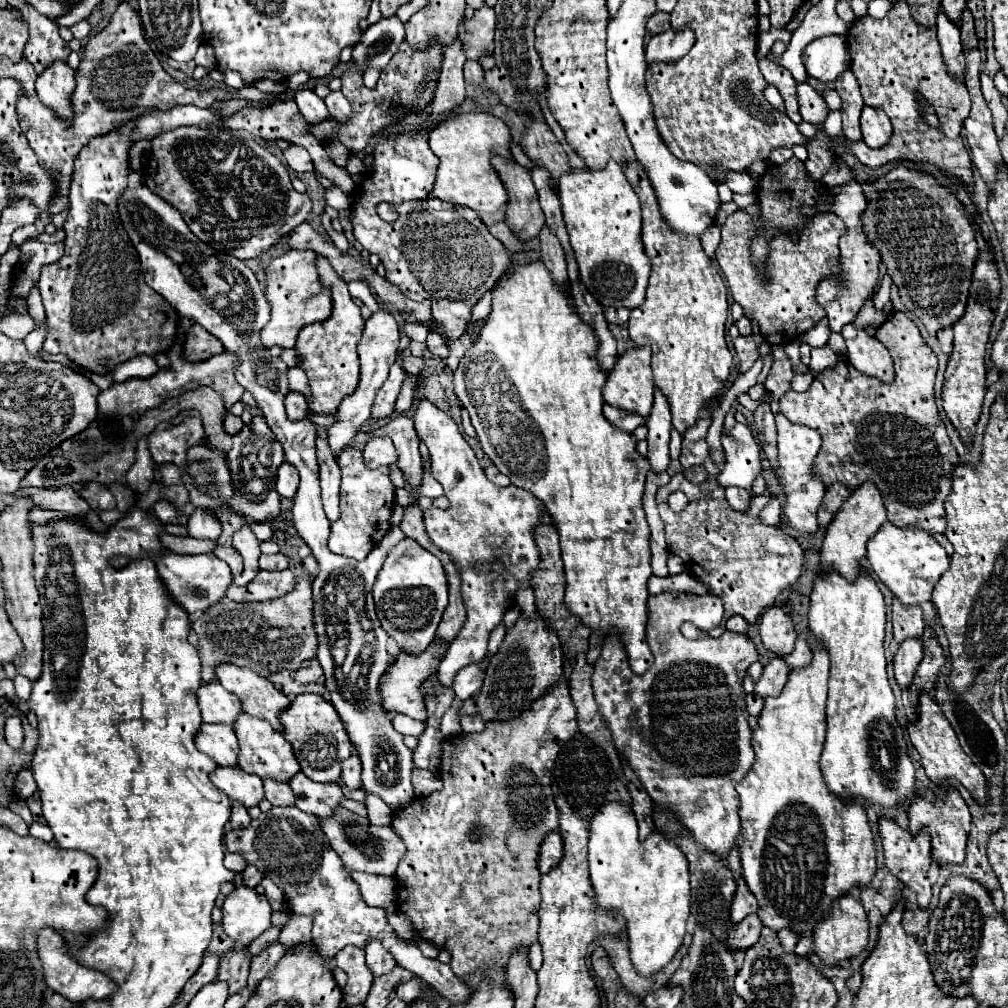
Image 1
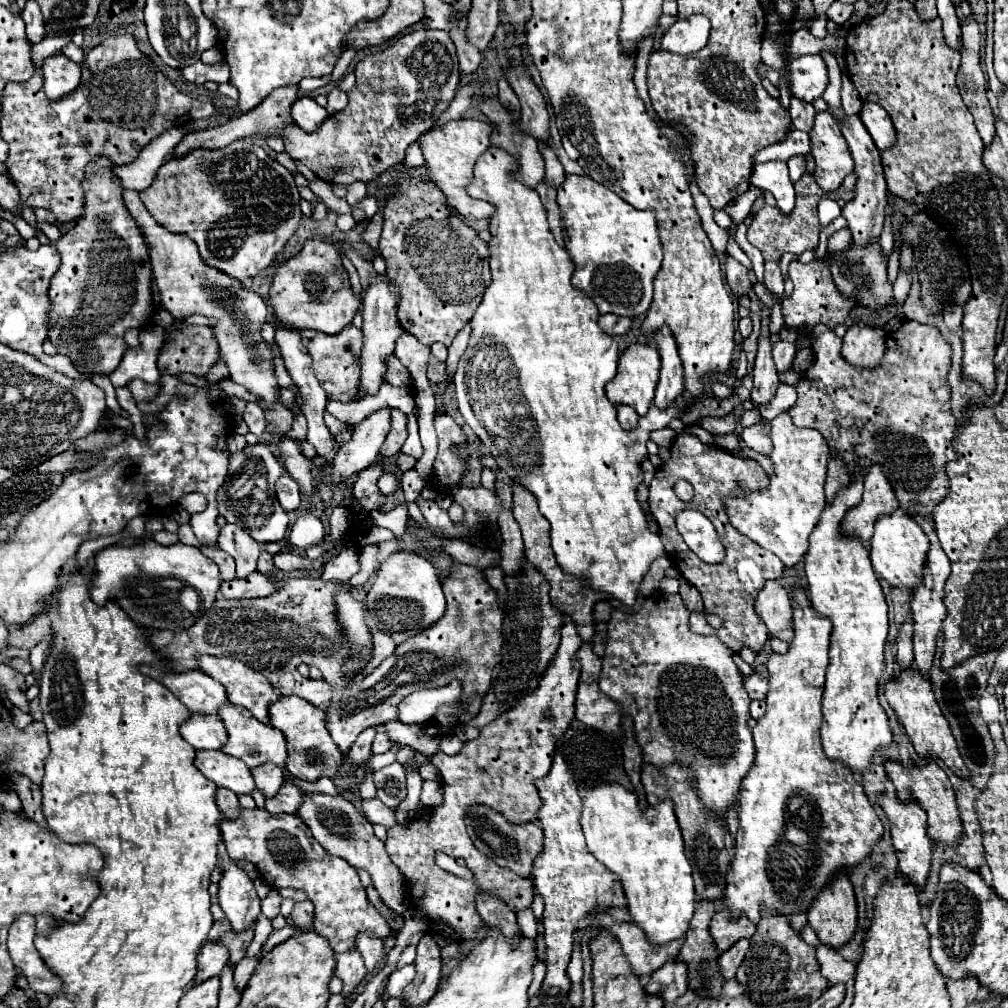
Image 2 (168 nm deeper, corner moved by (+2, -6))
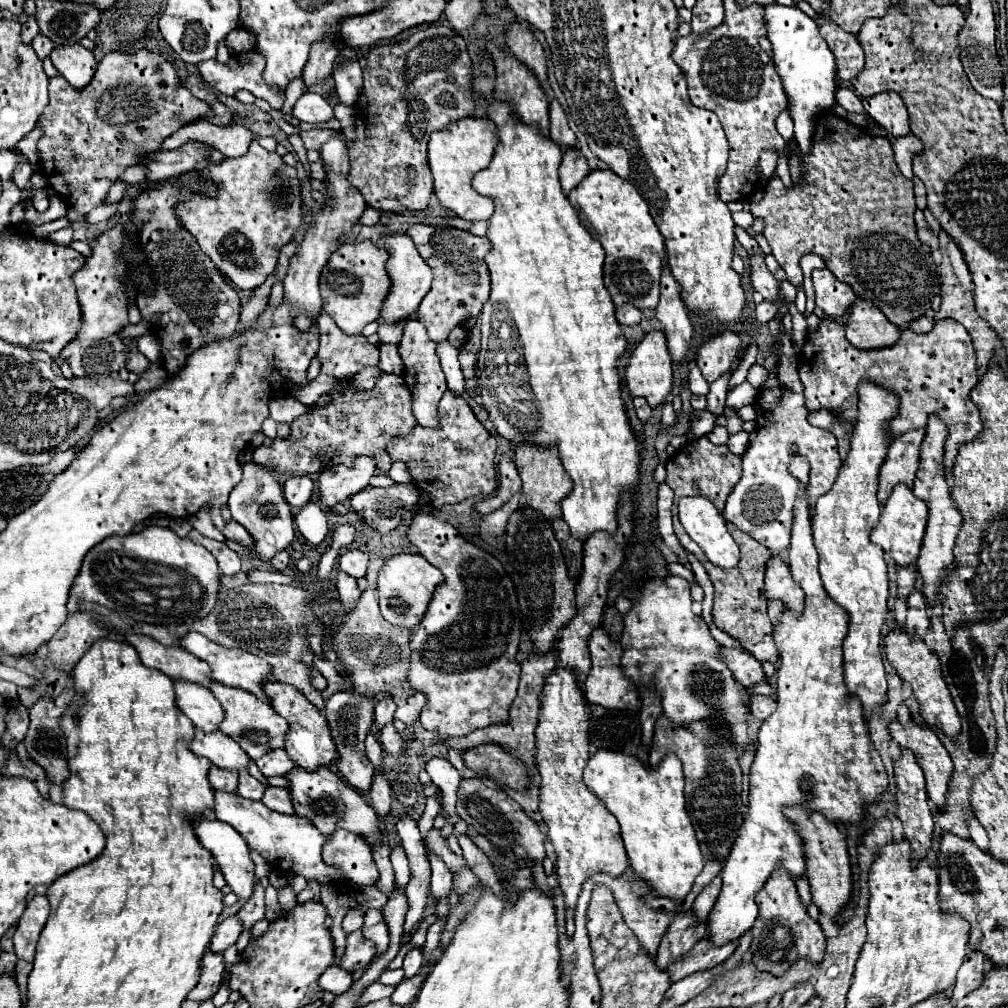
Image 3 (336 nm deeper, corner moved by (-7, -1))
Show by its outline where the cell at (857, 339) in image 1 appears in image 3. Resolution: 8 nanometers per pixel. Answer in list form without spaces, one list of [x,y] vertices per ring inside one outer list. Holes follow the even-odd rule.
[[[857,299],[847,313],[847,339],[857,349],[881,349],[899,341],[901,327],[893,325],[871,301]]]

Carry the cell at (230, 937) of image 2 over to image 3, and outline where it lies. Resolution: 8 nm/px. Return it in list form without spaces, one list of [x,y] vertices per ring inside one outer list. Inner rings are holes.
[[[257,883],[257,885],[255,885],[255,891],[253,891],[253,895],[251,895],[251,899],[245,901],[243,907],[241,907],[241,911],[237,913],[237,917],[239,917],[241,923],[243,923],[243,929],[247,929],[247,931],[251,931],[253,925],[265,917],[263,891],[265,891],[265,889]]]

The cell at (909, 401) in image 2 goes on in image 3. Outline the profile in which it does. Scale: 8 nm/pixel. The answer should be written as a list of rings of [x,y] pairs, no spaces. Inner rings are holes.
[[[827,317],[819,323],[819,329],[809,335],[803,347],[807,349],[799,359],[799,377],[805,385],[805,407],[809,411],[829,409],[839,419],[855,423],[859,383],[869,381],[881,385],[887,391],[893,391],[899,401],[899,411],[889,425],[889,441],[907,431],[925,429],[929,415],[937,415],[937,419],[945,423],[949,431],[943,449],[943,469],[947,479],[957,449],[981,433],[983,425],[979,411],[969,399],[969,391],[977,385],[975,351],[969,333],[957,321],[935,321],[933,329],[923,335],[905,329],[895,345],[861,351],[847,341],[845,323]]]

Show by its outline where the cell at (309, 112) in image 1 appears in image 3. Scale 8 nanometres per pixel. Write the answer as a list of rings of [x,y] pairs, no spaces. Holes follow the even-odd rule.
[[[303,93],[297,99],[291,115],[309,125],[323,125],[333,119],[333,107],[327,103],[325,97],[317,93]]]

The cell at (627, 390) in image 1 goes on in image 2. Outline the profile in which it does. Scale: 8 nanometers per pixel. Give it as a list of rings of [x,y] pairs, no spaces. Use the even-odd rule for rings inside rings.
[[[652,344],[628,346],[626,352],[620,356],[616,378],[606,384],[608,400],[614,404],[628,404],[638,412],[638,416],[644,416],[648,412],[648,408],[652,406],[652,400],[654,400],[654,390],[658,384],[658,372],[660,372],[660,356]]]

